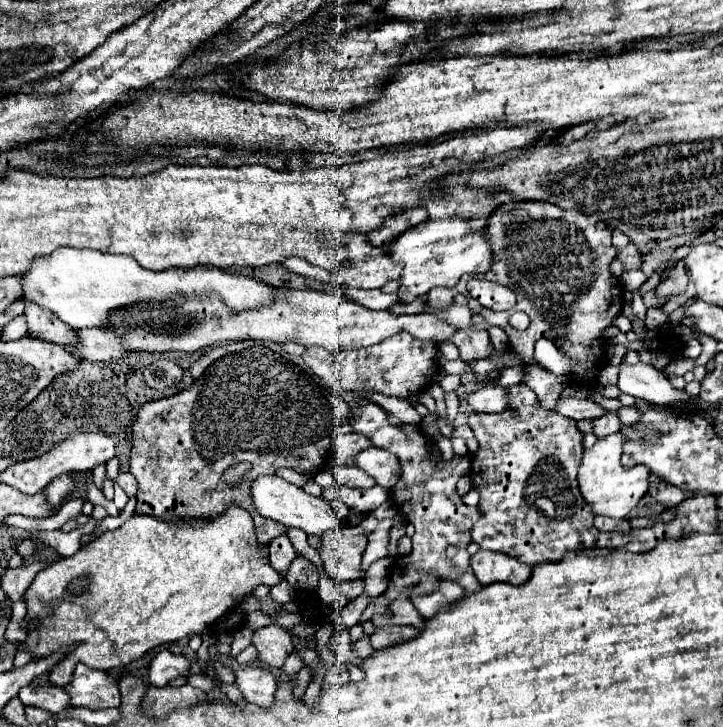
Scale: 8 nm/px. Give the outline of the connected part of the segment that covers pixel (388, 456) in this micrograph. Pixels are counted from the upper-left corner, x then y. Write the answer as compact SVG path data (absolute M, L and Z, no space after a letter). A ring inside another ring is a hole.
M371 446L363 452L359 452L355 458L357 458L357 466L361 470L365 470L367 474L371 474L379 486L393 488L397 484L397 480L401 476L401 464L399 464L397 456L393 456L391 452Z

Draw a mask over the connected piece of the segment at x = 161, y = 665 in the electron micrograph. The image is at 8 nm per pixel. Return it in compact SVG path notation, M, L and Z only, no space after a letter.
M161 650L149 664L149 682L157 688L167 686L169 680L189 672L189 660L185 656L175 656L169 650Z

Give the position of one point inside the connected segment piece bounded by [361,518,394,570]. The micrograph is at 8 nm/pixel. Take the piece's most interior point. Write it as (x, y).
(378, 539)

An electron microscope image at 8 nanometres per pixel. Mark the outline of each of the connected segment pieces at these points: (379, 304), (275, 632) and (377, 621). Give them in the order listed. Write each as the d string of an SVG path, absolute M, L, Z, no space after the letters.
M393 280L389 284L385 284L383 288L377 290L359 290L359 288L347 288L345 296L349 300L353 300L355 304L361 304L365 308L371 310L387 310L395 304L399 304L399 296L397 296L397 288L399 284Z
M277 624L257 628L253 632L251 644L259 650L259 662L271 668L281 668L285 658L295 650L291 636Z
M401 590L399 592L399 597L397 602L391 606L393 612L398 612L395 615L383 616L375 615L372 622L375 626L385 626L385 625L412 625L418 630L424 628L424 618L419 615L419 613L414 608L410 600L411 592L407 590Z

